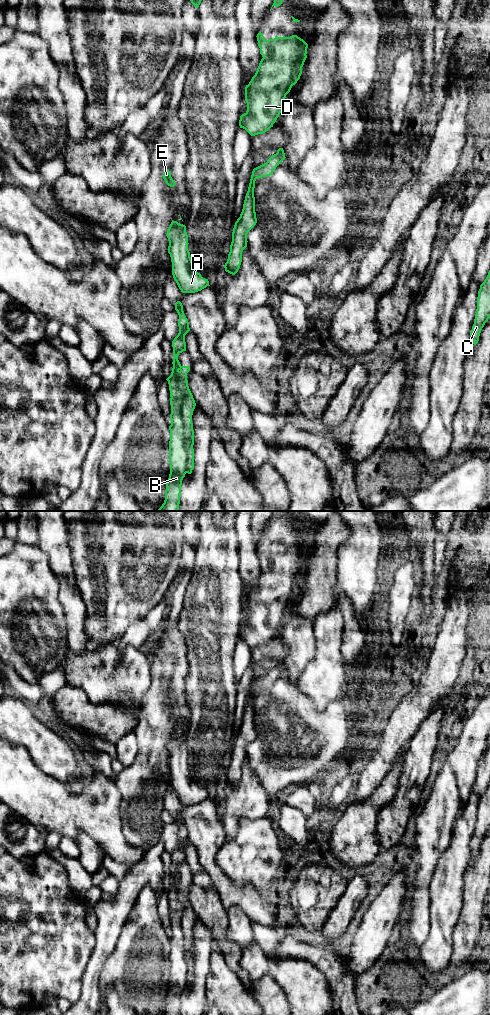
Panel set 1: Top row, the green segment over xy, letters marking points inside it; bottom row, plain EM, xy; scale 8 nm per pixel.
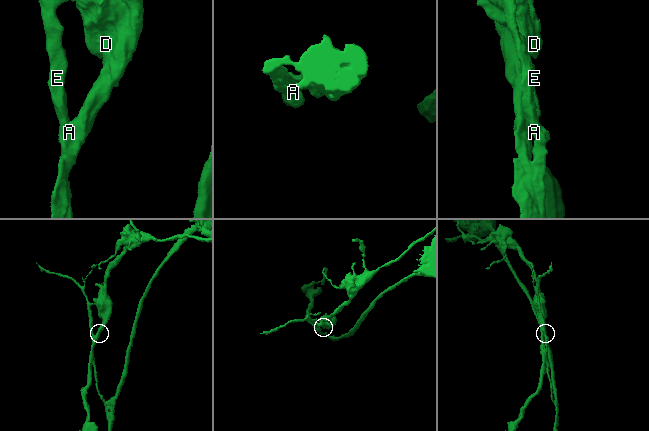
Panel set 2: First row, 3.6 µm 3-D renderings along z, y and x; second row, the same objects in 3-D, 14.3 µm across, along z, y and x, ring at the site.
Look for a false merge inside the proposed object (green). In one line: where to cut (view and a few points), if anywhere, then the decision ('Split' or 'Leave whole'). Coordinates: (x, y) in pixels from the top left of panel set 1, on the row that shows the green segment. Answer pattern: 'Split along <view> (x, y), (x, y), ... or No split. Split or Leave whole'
Split along xy (171, 397), (177, 398), (181, 404), (187, 472). Split

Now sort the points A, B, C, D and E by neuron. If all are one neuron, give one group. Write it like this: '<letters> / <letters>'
A C E / B D

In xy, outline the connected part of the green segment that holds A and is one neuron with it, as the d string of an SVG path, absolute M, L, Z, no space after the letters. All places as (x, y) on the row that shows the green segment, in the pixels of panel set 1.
M171 222L166 236L169 241L168 253L172 262L172 275L182 293L195 293L209 285L208 279L196 271L188 250L186 226Z

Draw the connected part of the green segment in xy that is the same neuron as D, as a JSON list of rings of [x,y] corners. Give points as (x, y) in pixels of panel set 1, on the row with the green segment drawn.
[[[260,31],[256,37],[263,58],[255,75],[245,87],[247,111],[239,120],[240,128],[245,129],[251,136],[263,134],[273,127],[281,113],[286,95],[300,79],[308,48],[308,44],[297,35],[290,37],[276,35],[274,39],[265,40]]]

